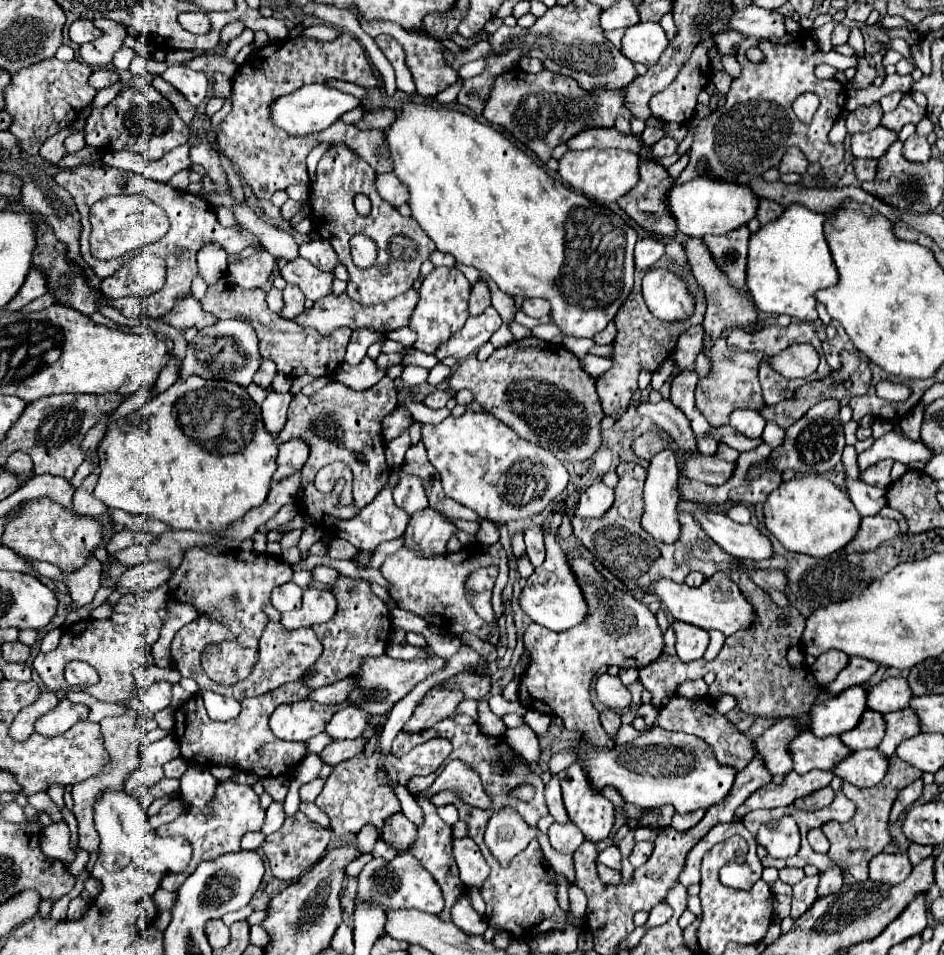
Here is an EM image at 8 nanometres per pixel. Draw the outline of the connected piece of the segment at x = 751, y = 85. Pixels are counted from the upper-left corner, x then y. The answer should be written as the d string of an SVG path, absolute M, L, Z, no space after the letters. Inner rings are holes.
M800 29L796 33L786 33L780 39L752 39L748 37L736 59L744 67L742 77L732 81L722 109L712 111L706 119L696 119L696 137L690 147L690 163L680 173L676 181L692 181L698 177L728 181L728 183L748 183L754 177L762 177L766 169L778 169L784 153L796 145L808 163L820 163L824 169L836 167L844 157L844 145L830 145L828 131L844 109L846 87L834 79L816 79L814 67L829 64L837 70L845 70L857 65L857 56L844 56L833 50L820 53L810 31ZM757 46L764 53L762 63L752 63L746 57L748 47ZM812 91L820 97L820 107L810 125L804 125L792 111L792 103L800 93ZM698 161L704 161L704 169L698 169Z

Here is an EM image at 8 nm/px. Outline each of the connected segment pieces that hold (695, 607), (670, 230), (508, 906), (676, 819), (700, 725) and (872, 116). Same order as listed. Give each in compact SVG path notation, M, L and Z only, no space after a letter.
M714 573L714 577L708 577L700 587L688 587L686 583L660 579L658 583L652 583L644 591L658 595L660 603L668 609L668 613L672 613L676 621L692 623L706 631L718 629L726 637L730 637L738 629L750 629L750 625L754 625L754 617L756 617L754 607L750 605L750 601L746 601L746 595L738 591L738 585L734 585L734 581L726 573Z
M642 161L638 185L634 189L630 189L630 193L620 197L618 205L644 231L648 231L652 235L660 235L660 237L674 237L678 233L678 229L674 229L674 217L670 217L670 213L666 213L666 189L670 189L670 185L674 185L674 179L662 165L658 165L654 161Z
M442 791L442 793L434 795L432 801L436 807L446 805L446 803L452 803L458 807L460 819L468 823L468 835L476 841L484 859L492 867L490 877L486 879L484 887L480 889L480 893L486 901L486 917L488 917L490 925L500 925L500 927L508 929L516 939L530 939L530 937L550 931L550 929L562 929L566 913L558 907L558 901L556 901L556 885L554 885L556 873L554 873L552 865L544 859L538 839L532 839L530 845L510 861L508 867L502 867L496 861L496 857L490 853L488 845L484 843L484 831L486 831L488 819L492 817L494 811L484 811L484 809L464 803L454 791Z
M702 809L694 811L694 813L688 813L688 815L676 813L676 815L672 817L672 823L670 823L670 825L672 825L674 829L678 829L678 831L686 831L686 829L698 825L698 821L700 821L702 817L704 817L704 811L702 811Z
M670 697L670 701L660 709L658 713L658 727L668 729L668 731L684 731L684 733L692 733L698 735L700 739L704 739L716 753L718 761L724 765L732 765L738 771L744 769L750 759L754 759L754 739L744 735L738 727L734 727L734 723L730 723L722 713L716 711L714 701L706 699L706 697Z
M872 103L872 105L862 105L856 111L848 113L846 117L846 127L848 133L858 133L858 131L872 131L874 127L880 125L882 119L882 109L880 103Z

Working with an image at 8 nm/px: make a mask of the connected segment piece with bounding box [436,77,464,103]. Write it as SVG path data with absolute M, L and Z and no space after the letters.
M458 77L458 81L454 83L454 85L450 85L448 89L444 89L442 93L438 93L436 95L436 99L440 101L440 103L450 103L450 101L454 101L456 97L458 97L458 91L460 91L460 85L462 85L462 77Z

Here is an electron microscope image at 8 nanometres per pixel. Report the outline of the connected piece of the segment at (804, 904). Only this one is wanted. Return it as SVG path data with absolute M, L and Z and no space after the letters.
M804 877L800 883L794 885L794 899L792 899L792 919L800 917L812 903L814 899L818 899L816 895L816 887L818 887L820 877Z

